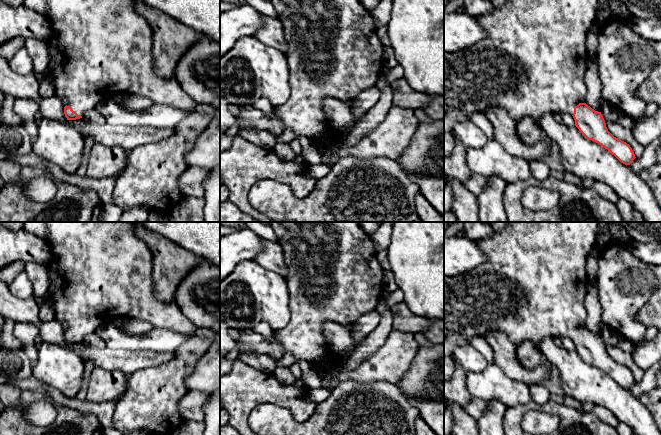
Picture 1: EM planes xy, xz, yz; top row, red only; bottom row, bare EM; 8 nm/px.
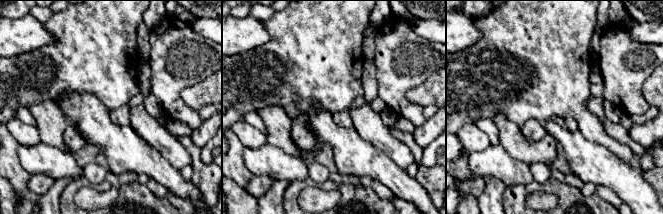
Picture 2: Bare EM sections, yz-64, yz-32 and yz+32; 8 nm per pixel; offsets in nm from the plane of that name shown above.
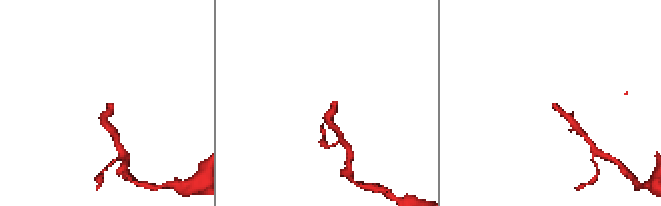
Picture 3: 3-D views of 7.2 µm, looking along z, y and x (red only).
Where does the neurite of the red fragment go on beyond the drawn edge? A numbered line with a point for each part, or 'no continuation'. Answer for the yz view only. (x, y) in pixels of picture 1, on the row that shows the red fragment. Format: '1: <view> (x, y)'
1: yz (533, 60)

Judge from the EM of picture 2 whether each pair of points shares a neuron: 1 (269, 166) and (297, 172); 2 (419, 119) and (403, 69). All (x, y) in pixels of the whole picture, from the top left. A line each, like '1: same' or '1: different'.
1: same
2: same

